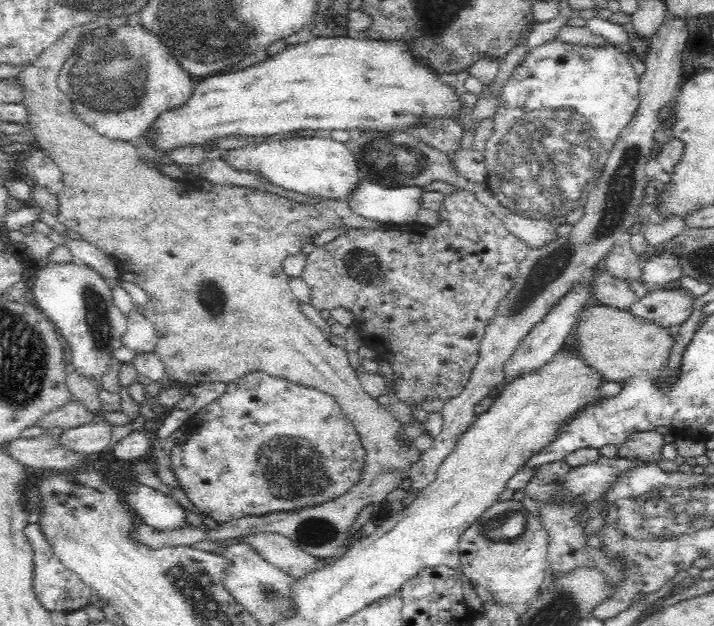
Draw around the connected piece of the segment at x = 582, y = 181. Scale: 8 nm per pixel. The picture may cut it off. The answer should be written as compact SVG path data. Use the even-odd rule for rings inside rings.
M554 38L530 49L518 61L508 78L508 82L501 88L502 94L500 94L500 98L497 100L496 112L492 117L494 124L493 133L487 140L483 151L484 164L487 170L485 187L495 196L497 203L517 216L522 216L529 220L546 220L552 224L558 219L566 220L568 214L578 210L578 208L584 209L588 202L586 194L599 178L599 174L602 174L604 171L605 164L620 131L628 126L628 123L631 122L632 117L635 115L636 109L639 107L639 82L639 76L634 73L632 64L624 53L616 49L614 44L595 48L590 45L573 45Z

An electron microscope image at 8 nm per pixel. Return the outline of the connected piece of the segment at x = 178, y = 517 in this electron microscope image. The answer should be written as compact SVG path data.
M130 478L127 481L127 501L146 526L164 530L185 522L184 508L172 497Z

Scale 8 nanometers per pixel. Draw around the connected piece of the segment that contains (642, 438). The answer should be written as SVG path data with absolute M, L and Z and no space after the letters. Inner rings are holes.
M656 431L635 432L618 446L617 456L640 464L657 464L664 445L662 434Z

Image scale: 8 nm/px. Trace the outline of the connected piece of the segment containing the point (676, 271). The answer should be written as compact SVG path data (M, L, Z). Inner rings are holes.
M654 256L641 265L639 282L642 282L650 292L667 288L669 282L681 278L681 268L677 265L677 260L673 256Z

